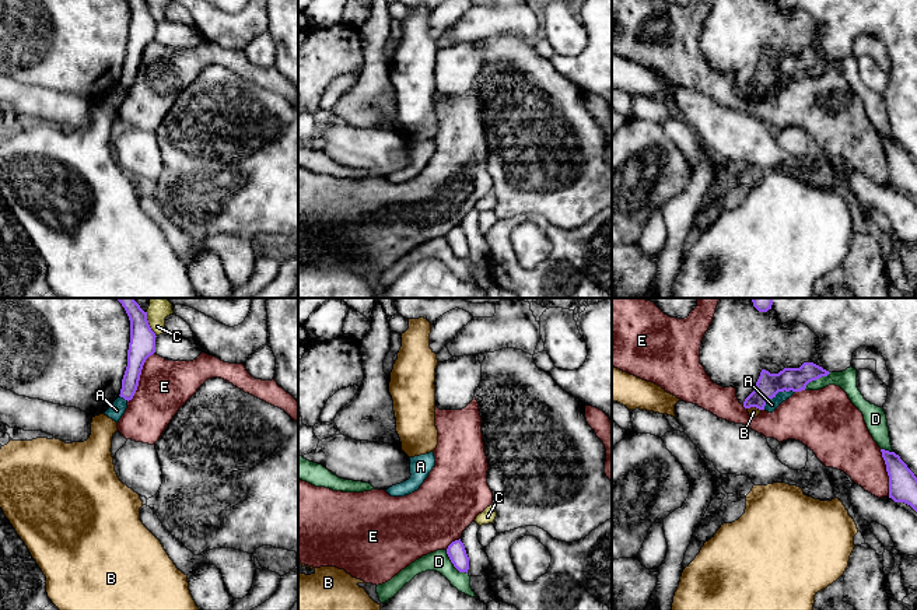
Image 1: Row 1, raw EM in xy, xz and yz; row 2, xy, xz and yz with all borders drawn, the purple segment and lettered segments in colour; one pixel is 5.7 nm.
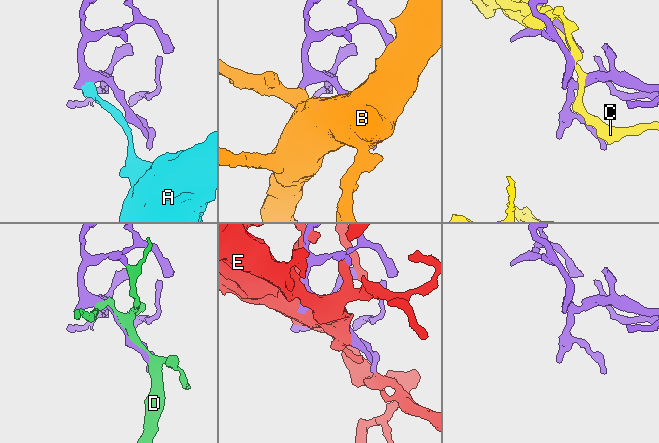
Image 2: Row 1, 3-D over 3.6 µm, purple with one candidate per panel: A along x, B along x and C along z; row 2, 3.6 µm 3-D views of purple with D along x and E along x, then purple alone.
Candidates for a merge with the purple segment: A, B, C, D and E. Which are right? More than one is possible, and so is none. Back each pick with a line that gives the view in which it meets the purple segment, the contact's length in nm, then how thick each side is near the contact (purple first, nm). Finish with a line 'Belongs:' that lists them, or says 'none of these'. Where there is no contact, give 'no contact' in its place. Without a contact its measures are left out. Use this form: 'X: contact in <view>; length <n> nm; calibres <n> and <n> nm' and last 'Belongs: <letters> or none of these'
Belongs: none of these

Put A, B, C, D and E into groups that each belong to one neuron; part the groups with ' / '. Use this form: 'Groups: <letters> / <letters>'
Groups: A / B / C / D / E

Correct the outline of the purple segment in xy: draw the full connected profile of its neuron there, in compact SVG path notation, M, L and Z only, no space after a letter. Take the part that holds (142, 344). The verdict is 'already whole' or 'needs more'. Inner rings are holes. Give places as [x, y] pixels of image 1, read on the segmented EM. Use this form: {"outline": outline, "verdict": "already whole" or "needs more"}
{"outline": "M116 298L125 308L130 320L130 343L127 350L127 367L122 379L120 397L132 400L140 381L146 360L155 353L155 333L151 330L147 312L134 298Z", "verdict": "already whole"}

